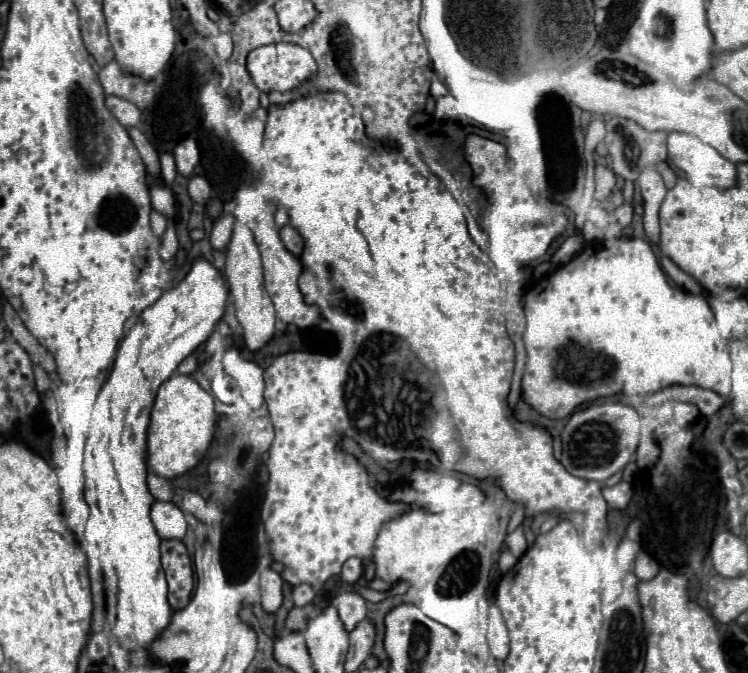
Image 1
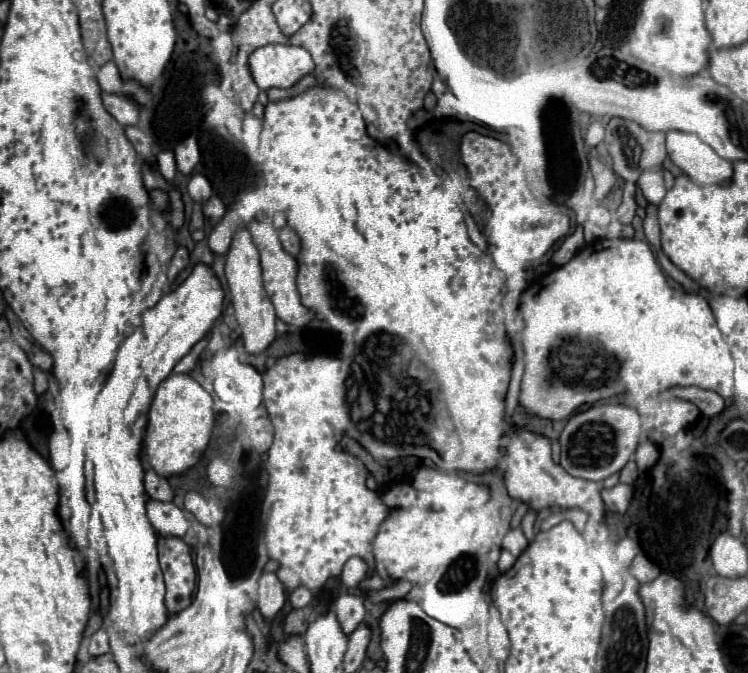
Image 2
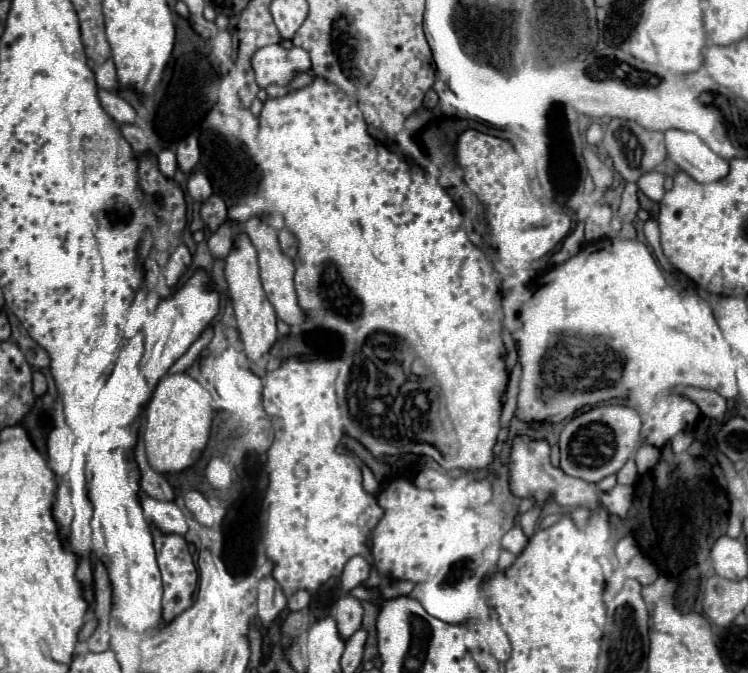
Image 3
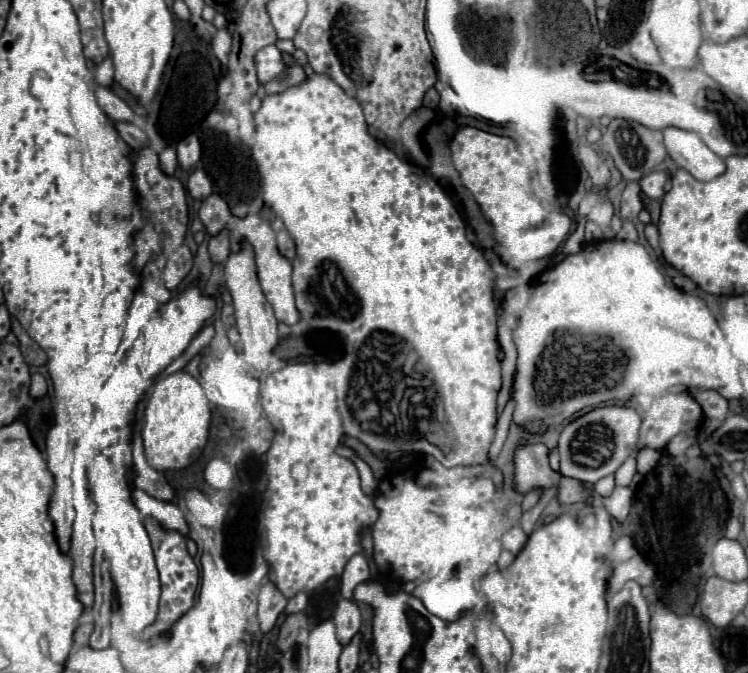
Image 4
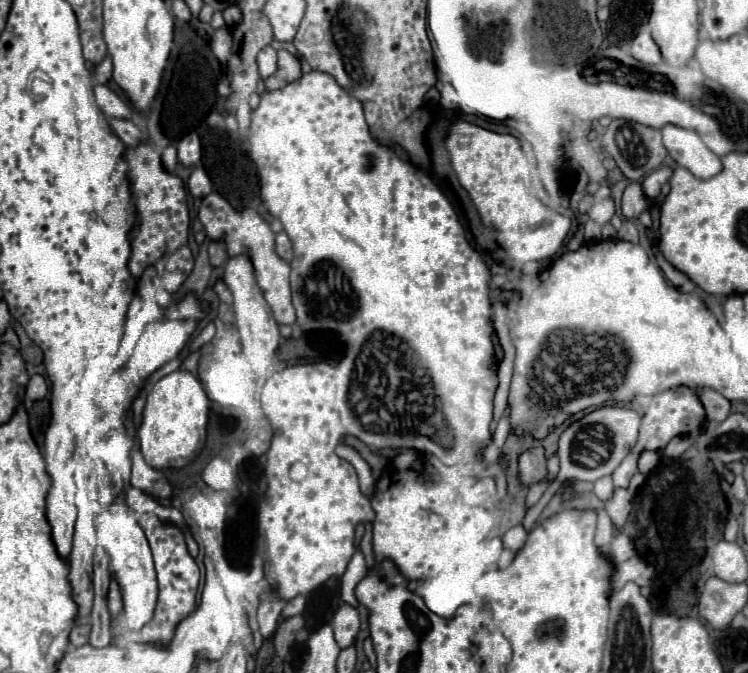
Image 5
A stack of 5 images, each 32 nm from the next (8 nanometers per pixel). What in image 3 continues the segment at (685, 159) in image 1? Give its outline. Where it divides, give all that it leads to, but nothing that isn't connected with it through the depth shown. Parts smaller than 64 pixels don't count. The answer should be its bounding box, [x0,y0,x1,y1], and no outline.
[664,130,728,184]

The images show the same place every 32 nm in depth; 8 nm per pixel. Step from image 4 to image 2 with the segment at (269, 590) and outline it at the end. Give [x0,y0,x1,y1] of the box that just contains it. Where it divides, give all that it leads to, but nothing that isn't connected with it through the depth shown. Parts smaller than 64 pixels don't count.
[258,574,286,620]

